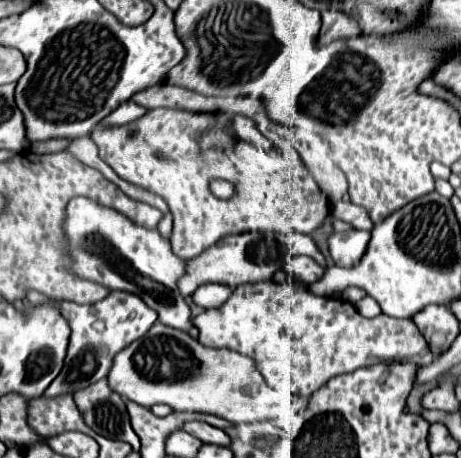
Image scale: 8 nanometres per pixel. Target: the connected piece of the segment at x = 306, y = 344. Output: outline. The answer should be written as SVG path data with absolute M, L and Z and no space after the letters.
M286 280L282 284L256 282L236 286L228 302L218 308L204 310L192 320L192 324L200 330L198 340L202 346L230 348L256 362L264 382L272 388L272 407L281 409L286 419L302 412L303 408L298 410L298 396L308 400L310 394L334 376L348 374L382 360L408 360L420 366L434 360L434 354L414 322L388 318L386 314L364 318L350 302L332 296L316 296L308 286L300 282L294 284L294 280Z

